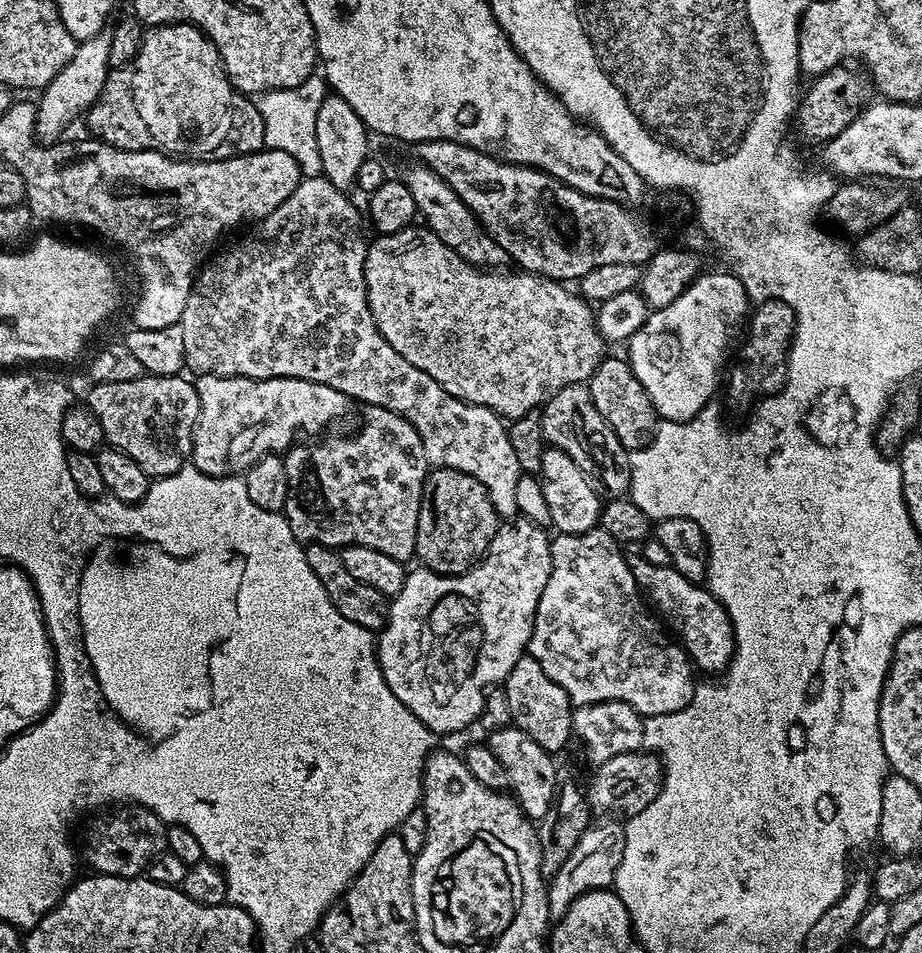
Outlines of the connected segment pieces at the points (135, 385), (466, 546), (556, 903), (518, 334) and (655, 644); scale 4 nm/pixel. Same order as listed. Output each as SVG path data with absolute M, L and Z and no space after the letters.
M144 375L134 382L106 382L89 387L87 407L102 422L104 439L134 458L149 478L174 474L192 455L192 435L200 417L195 383L178 376Z
M433 467L424 480L418 514L416 556L423 567L443 576L461 576L487 552L498 527L487 490L470 474Z
M616 818L601 820L604 820L601 824L593 823L584 831L578 846L574 846L574 854L570 854L570 858L566 858L566 862L562 862L555 875L547 881L549 921L561 920L578 896L608 890L615 885L616 871L622 862L624 849L624 824Z
M409 226L397 232L377 235L375 237L377 240L368 244L368 253L364 259L364 281L374 322L382 338L386 338L386 342L390 342L390 346L394 346L394 350L398 350L398 354L402 354L402 358L410 362L410 366L418 366L418 370L430 374L430 378L434 378L434 382L438 382L442 390L446 390L459 400L489 408L490 411L504 418L515 418L527 412L535 412L551 396L558 394L558 390L571 384L583 384L592 379L594 370L606 358L606 352L604 352L606 341L596 325L596 312L589 301L575 291L572 293L568 289L571 287L565 286L561 281L549 280L547 276L534 276L526 271L508 272L509 270L475 268L470 262L458 258L458 254L454 254L454 250L450 250L450 246L446 246L446 242L442 242L442 238L438 238L438 234L431 232L428 227L416 227Z
M600 526L591 528L586 534L557 535L555 539L551 541L551 545L552 569L550 570L550 578L546 582L546 590L542 590L542 598L538 602L536 621L532 627L532 637L528 643L527 655L533 656L533 658L540 663L545 674L554 682L558 682L558 686L562 686L562 690L566 690L566 694L572 699L573 705L576 706L617 700L618 702L626 702L633 710L640 713L640 715L645 718L657 716L658 714L670 714L671 712L682 710L687 706L696 693L697 681L695 679L692 680L694 665L692 661L688 659L688 653L684 651L683 647L681 647L663 627L661 627L657 617L650 611L645 597L642 595L640 588L636 585L636 579L630 570L625 553L620 553L620 551L622 551L621 545L618 544L610 534L604 532L603 528Z

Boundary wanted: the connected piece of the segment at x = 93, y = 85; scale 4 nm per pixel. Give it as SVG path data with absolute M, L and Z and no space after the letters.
M107 31L99 32L94 38L81 40L77 43L76 52L62 66L62 70L39 93L36 105L35 138L47 146L57 143L64 132L64 127L75 116L83 117L88 109L99 98L103 83L109 74L108 59L110 58L110 35Z

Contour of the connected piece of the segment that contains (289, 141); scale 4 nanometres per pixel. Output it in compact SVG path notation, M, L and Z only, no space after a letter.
M314 74L293 88L265 92L259 97L258 105L265 127L264 148L282 150L290 154L305 177L322 173L322 158L318 154L318 110L326 95L323 75Z

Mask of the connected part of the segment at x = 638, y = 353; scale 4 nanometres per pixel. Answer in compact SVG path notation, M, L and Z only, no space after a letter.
M701 273L694 283L670 303L669 306L651 311L648 320L626 342L626 358L634 370L635 377L642 382L643 388L650 394L656 414L663 421L688 421L701 411L711 400L724 374L724 362L730 348L730 336L737 334L743 327L750 310L750 301L742 282L735 273Z

